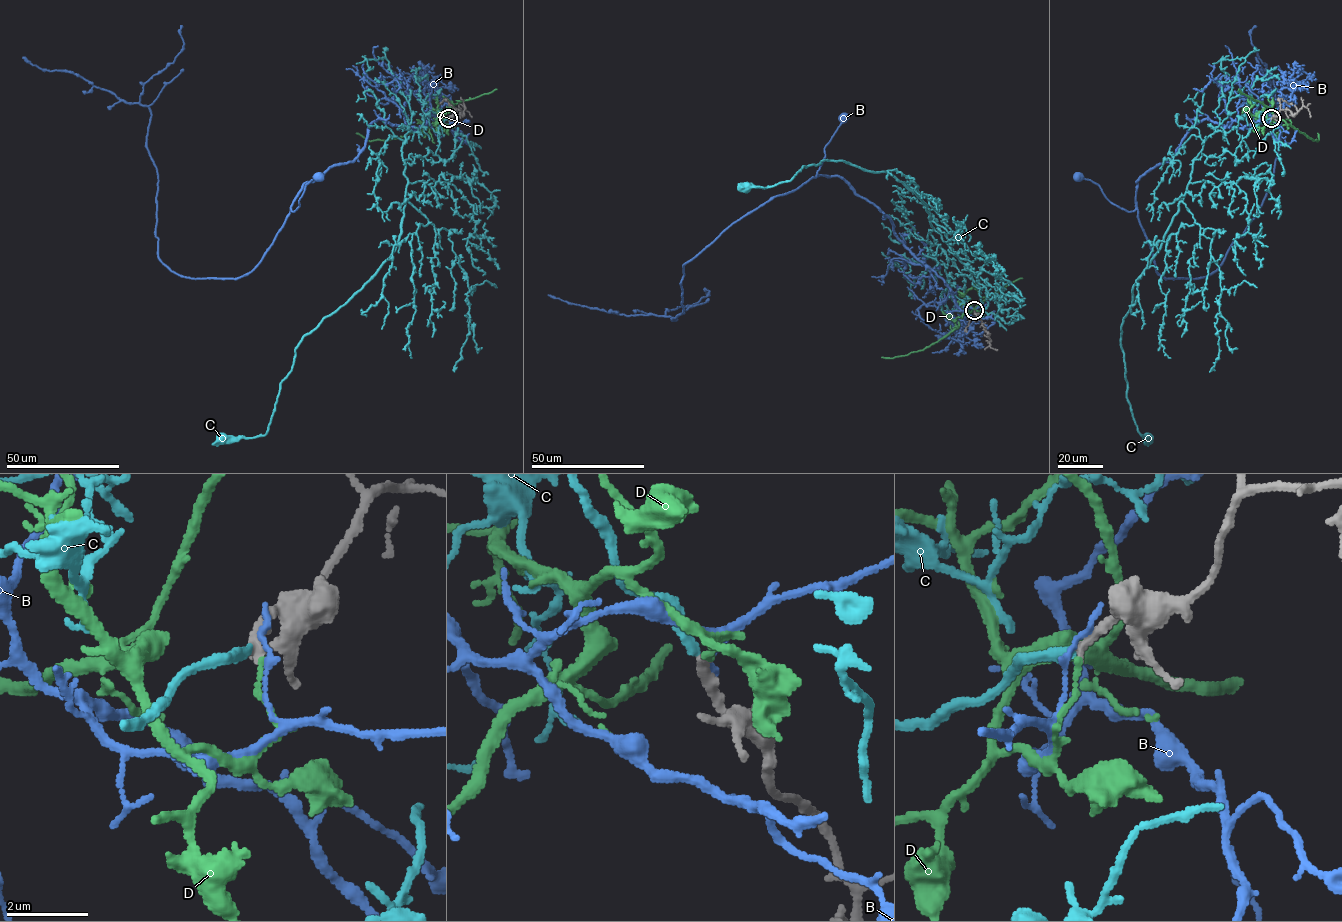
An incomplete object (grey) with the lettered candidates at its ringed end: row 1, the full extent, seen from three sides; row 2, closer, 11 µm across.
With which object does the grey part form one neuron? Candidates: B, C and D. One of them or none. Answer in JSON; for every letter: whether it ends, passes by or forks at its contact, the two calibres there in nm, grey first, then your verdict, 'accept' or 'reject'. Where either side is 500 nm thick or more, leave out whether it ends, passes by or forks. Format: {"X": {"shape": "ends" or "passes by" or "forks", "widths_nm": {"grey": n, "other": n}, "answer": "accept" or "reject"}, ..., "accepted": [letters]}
{"B": {"shape": "ends", "widths_nm": {"grey": 320, "other": 140}, "answer": "reject"}, "C": {"shape": "ends", "widths_nm": {"grey": 280, "other": 280}, "answer": "accept"}, "D": {"shape": "ends", "widths_nm": {"grey": 240, "other": 120}, "answer": "reject"}, "accepted": ["C"]}

